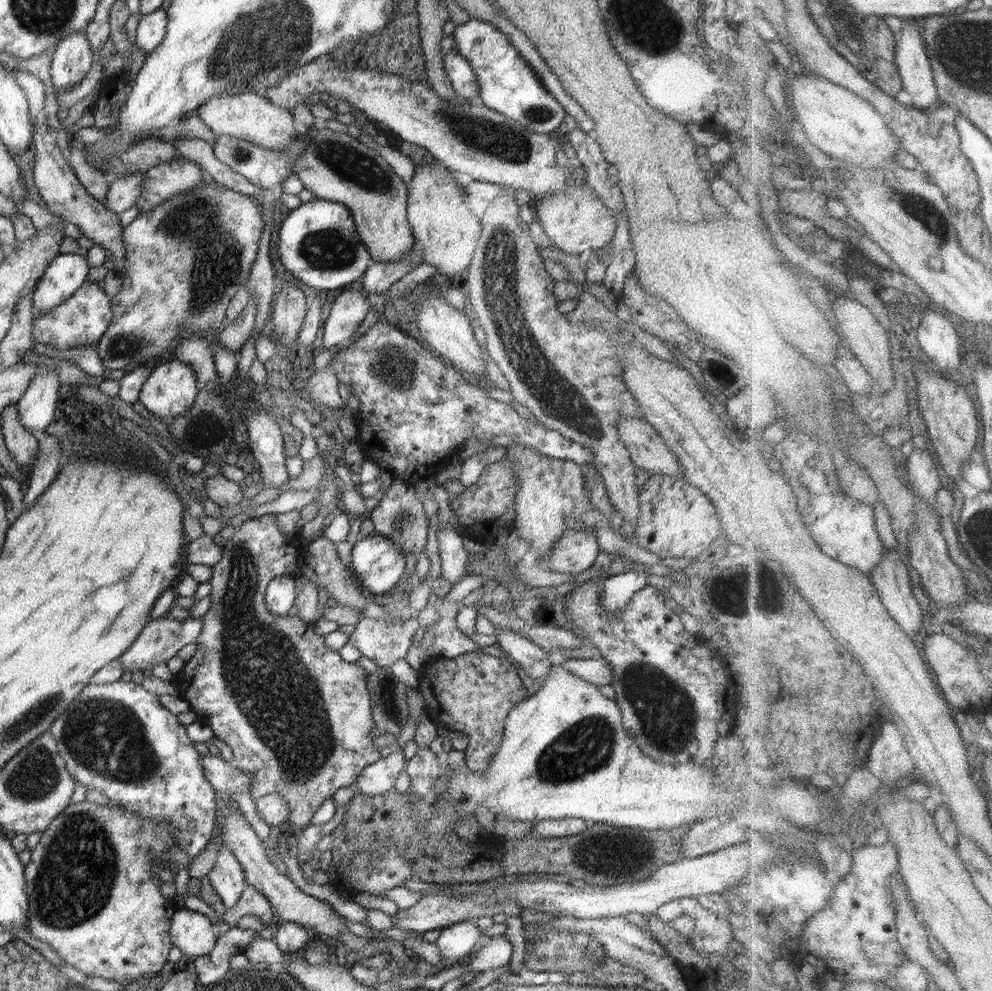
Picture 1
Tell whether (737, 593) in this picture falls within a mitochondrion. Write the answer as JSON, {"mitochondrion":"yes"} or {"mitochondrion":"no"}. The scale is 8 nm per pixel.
{"mitochondrion":"yes"}

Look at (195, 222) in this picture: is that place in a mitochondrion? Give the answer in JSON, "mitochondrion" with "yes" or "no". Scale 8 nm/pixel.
{"mitochondrion":"yes"}

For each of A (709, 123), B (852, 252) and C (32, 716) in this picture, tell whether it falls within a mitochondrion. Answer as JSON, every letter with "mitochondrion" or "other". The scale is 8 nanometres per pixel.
{"A":"other","B":"other","C":"mitochondrion"}

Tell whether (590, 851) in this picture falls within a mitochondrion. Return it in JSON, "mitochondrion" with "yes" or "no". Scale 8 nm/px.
{"mitochondrion":"yes"}

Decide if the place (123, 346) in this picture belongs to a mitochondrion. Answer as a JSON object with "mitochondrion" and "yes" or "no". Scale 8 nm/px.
{"mitochondrion":"yes"}

